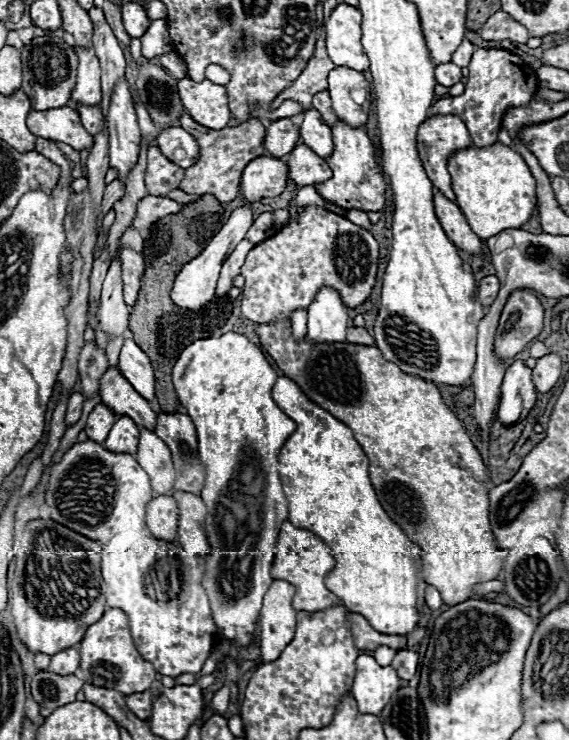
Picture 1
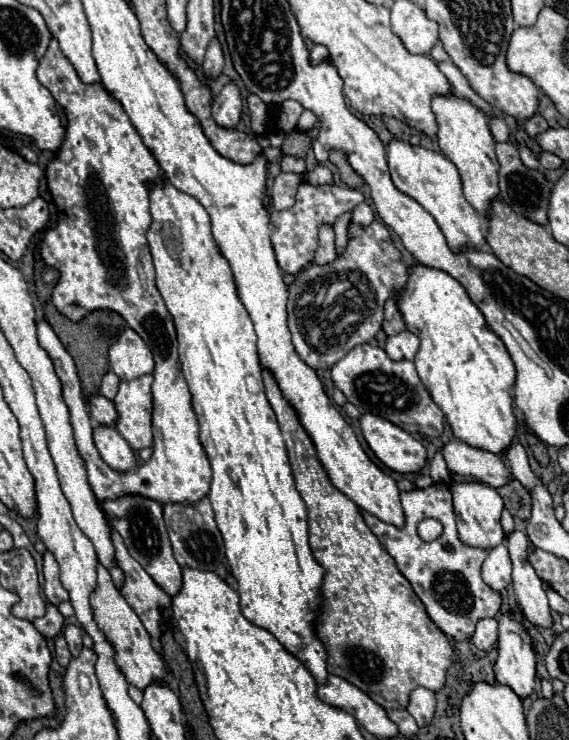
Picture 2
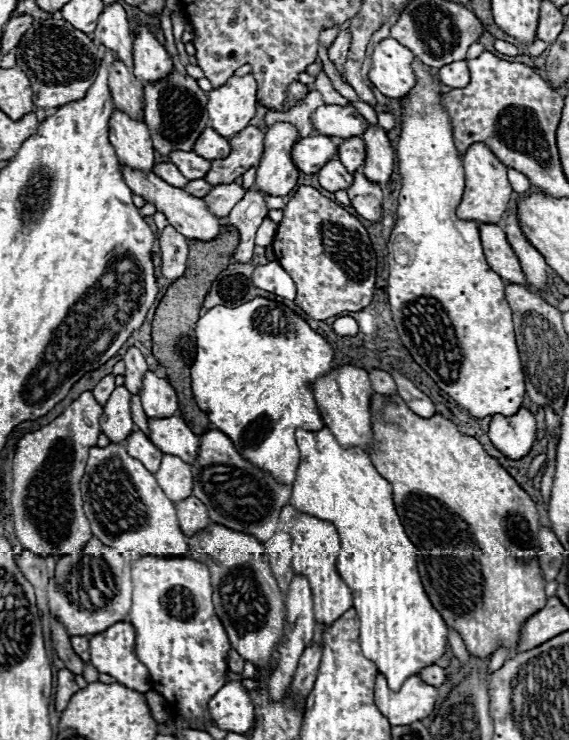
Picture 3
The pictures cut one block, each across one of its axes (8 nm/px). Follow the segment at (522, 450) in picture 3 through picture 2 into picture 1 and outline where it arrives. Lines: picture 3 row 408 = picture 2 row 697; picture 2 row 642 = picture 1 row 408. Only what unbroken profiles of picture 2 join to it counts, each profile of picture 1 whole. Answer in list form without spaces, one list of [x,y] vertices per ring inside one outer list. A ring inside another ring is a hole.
[[[516,360],[504,374],[502,394],[498,404],[498,420],[502,424],[514,424],[524,420],[536,402],[536,388],[532,382],[532,370]]]

